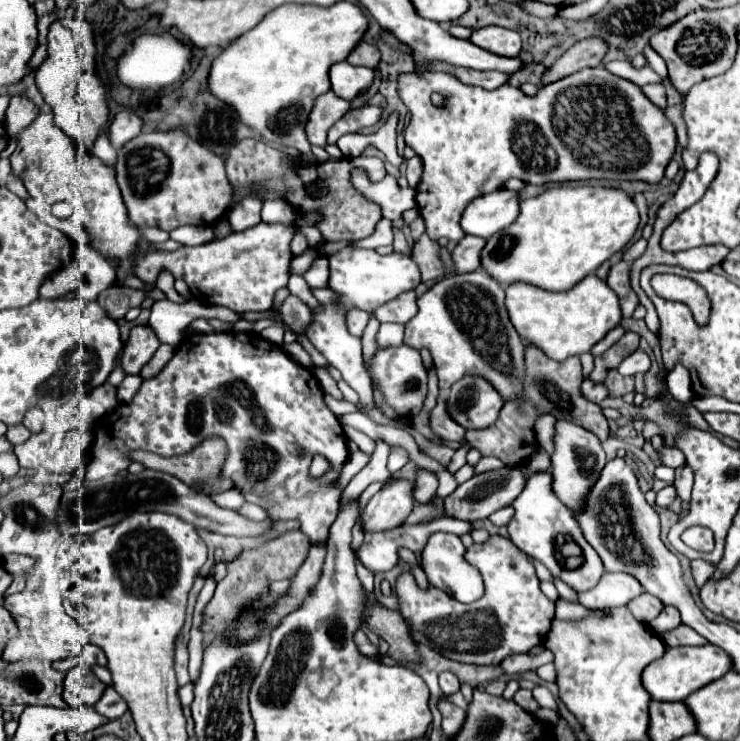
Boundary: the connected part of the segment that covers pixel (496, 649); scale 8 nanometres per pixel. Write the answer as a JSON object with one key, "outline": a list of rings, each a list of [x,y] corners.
{"outline":[[[493,535],[481,545],[471,545],[467,549],[467,561],[479,569],[485,581],[485,595],[479,601],[467,605],[451,599],[447,593],[437,591],[435,587],[421,591],[411,573],[399,575],[397,579],[399,611],[407,621],[415,643],[429,645],[447,659],[459,663],[475,663],[475,665],[499,665],[509,655],[527,653],[533,647],[541,645],[547,639],[547,631],[551,629],[551,619],[555,617],[555,605],[541,593],[539,579],[535,575],[535,567],[531,565],[529,557],[523,555],[523,551],[519,551],[509,539]]]}

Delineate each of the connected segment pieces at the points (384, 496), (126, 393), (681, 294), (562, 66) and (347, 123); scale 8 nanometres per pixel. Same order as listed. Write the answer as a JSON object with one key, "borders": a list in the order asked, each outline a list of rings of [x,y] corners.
{"borders":[[[[389,479],[379,493],[371,497],[363,511],[365,531],[387,531],[405,523],[413,509],[413,483],[407,479]]],[[[140,374],[126,375],[122,383],[117,388],[118,403],[130,403],[137,393],[142,382]]],[[[655,275],[651,285],[655,287],[655,293],[659,297],[685,303],[691,309],[693,319],[699,324],[699,327],[708,323],[711,301],[699,283],[691,279],[675,277],[675,275]]],[[[585,39],[583,43],[575,43],[553,65],[547,67],[547,71],[543,73],[541,83],[537,87],[555,83],[567,75],[573,75],[573,73],[585,69],[585,67],[597,67],[605,53],[607,53],[607,43],[603,45],[601,39]]],[[[365,105],[361,109],[355,109],[351,113],[347,113],[341,121],[337,121],[329,133],[327,133],[327,143],[333,145],[337,143],[337,139],[341,135],[347,135],[347,133],[357,133],[361,127],[369,127],[369,125],[375,125],[379,119],[381,119],[381,113],[383,109],[381,107],[373,107],[373,105]]]]}

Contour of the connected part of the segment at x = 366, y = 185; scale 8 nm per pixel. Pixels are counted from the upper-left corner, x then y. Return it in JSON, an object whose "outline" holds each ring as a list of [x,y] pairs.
{"outline":[[[357,168],[352,170],[350,181],[353,187],[367,199],[381,203],[383,217],[389,221],[401,219],[401,215],[409,209],[417,209],[416,190],[411,187],[399,187],[393,175],[385,175],[383,181],[374,183],[367,177],[365,170]]]}

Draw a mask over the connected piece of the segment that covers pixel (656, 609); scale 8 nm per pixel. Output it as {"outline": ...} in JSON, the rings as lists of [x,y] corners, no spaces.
{"outline":[[[649,593],[639,595],[639,599],[633,599],[627,607],[629,607],[631,613],[635,615],[635,619],[639,619],[641,623],[653,621],[653,619],[663,611],[661,599],[655,599],[655,597],[649,595]]]}

